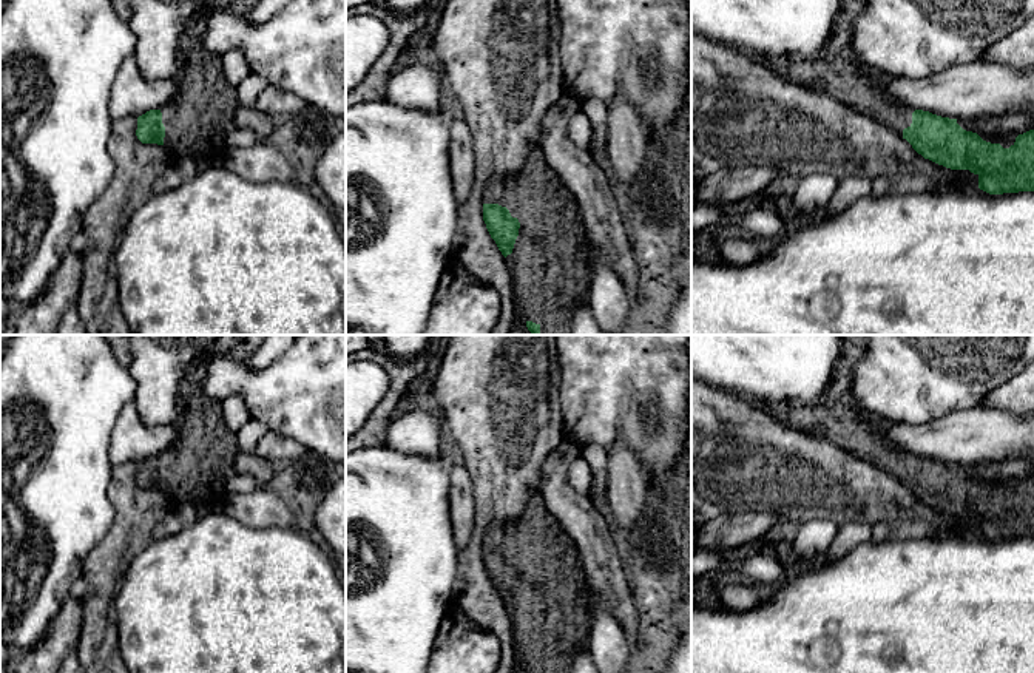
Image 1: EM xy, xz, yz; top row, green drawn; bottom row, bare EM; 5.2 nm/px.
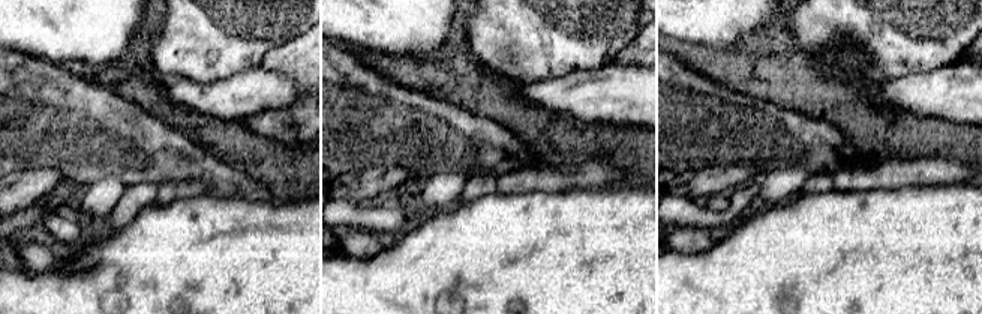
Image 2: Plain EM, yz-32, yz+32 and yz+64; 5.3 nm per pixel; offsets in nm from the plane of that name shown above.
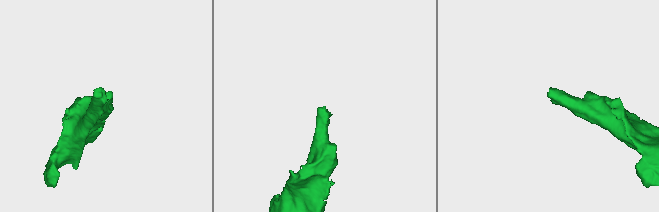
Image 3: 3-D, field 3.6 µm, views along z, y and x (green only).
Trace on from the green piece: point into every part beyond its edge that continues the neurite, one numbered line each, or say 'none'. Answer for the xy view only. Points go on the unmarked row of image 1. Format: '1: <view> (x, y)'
1: xy (201, 460)

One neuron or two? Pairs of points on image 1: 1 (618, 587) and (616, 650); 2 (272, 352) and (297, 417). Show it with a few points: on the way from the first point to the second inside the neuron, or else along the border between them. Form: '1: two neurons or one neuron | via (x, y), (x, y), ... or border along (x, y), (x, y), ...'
1: two neurons | border along (594, 591), (607, 604), (630, 641)
2: two neurons | border along (286, 351), (261, 369), (253, 369), (247, 365)

